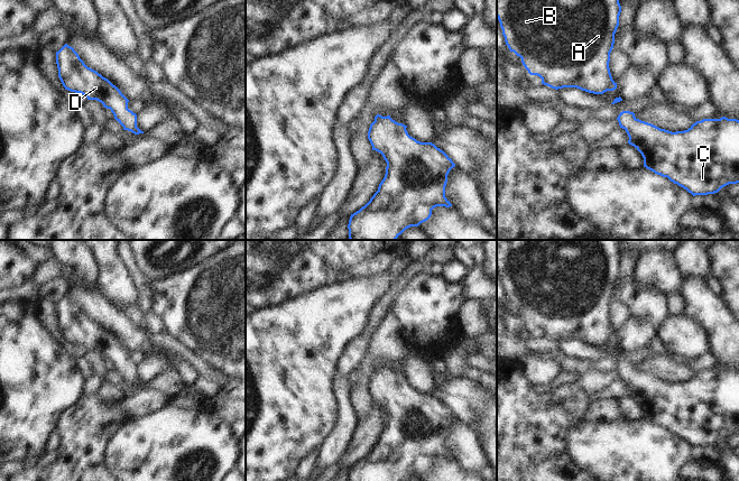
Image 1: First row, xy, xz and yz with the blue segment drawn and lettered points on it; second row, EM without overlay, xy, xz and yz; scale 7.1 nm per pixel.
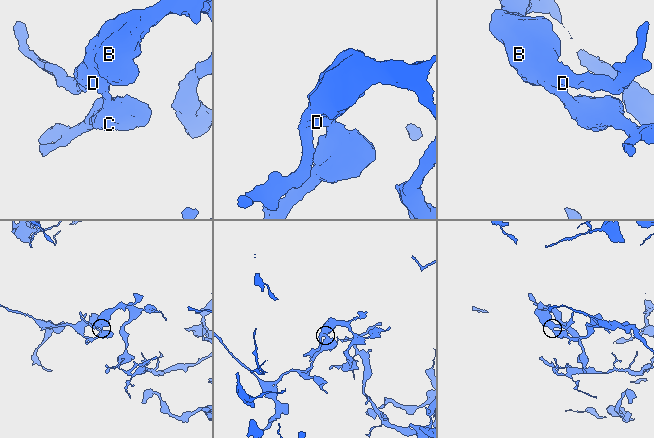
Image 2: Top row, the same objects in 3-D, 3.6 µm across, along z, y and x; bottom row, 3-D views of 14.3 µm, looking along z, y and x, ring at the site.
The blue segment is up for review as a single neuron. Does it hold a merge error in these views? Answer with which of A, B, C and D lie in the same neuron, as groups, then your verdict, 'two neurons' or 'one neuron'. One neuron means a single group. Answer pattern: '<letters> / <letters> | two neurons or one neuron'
A B C D | one neuron

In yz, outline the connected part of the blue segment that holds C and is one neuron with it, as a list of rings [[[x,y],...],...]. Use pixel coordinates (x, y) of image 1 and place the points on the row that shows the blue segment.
[[[622,111],[617,118],[629,140],[644,158],[644,167],[667,177],[693,196],[718,193],[729,184],[739,183],[739,120],[703,119],[687,130],[672,132],[641,121],[634,112]]]

